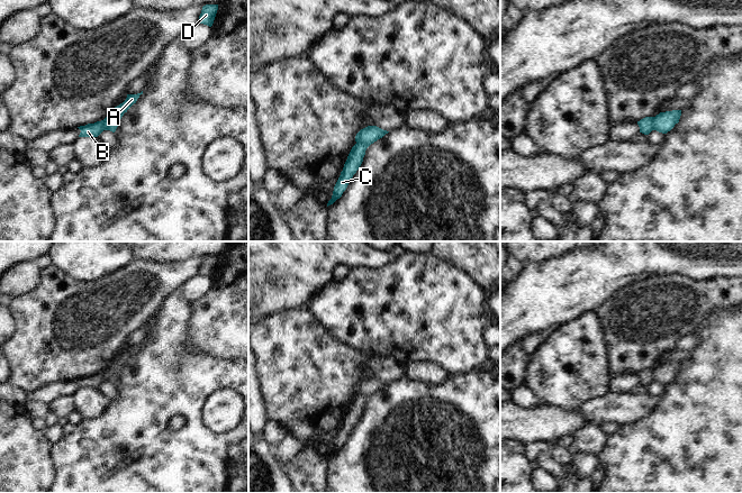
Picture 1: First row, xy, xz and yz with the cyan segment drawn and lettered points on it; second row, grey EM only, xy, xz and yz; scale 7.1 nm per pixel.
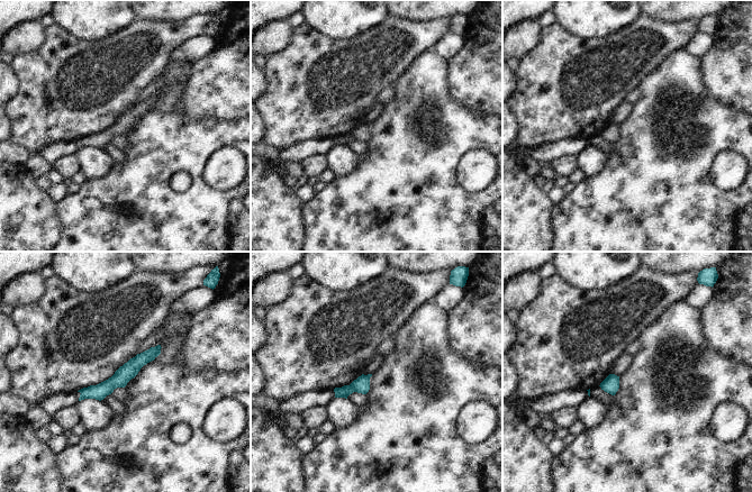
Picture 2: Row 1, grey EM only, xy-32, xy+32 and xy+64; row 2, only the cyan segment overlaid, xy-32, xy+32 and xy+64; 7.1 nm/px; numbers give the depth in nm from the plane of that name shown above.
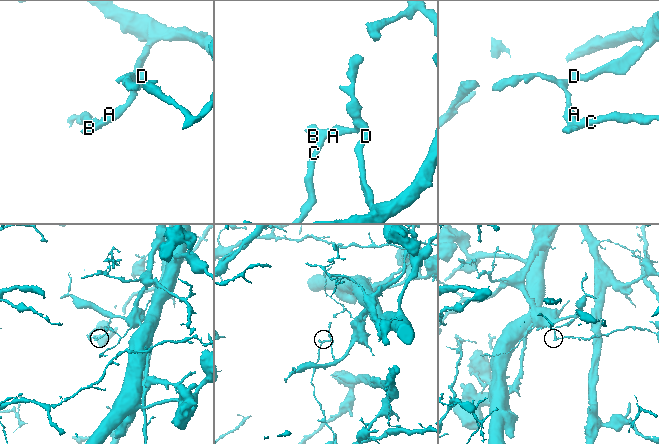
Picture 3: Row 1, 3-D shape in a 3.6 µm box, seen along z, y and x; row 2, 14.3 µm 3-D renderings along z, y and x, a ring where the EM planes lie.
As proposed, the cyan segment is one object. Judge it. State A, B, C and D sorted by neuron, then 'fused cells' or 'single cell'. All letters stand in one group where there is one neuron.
A B D / C; fused cells

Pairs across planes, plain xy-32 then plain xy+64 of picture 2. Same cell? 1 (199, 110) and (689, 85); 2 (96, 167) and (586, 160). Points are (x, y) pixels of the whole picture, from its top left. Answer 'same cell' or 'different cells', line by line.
1: different cells
2: same cell

